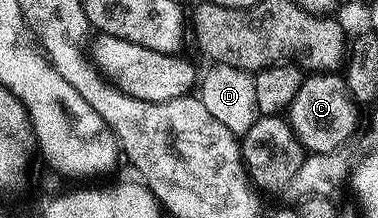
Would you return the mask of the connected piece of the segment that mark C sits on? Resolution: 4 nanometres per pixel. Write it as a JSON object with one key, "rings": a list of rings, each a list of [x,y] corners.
{"rings":[[[307,75],[300,90],[296,90],[290,99],[288,127],[307,153],[335,152],[355,135],[354,116],[350,113],[350,106],[352,107],[351,101],[337,75]]]}

